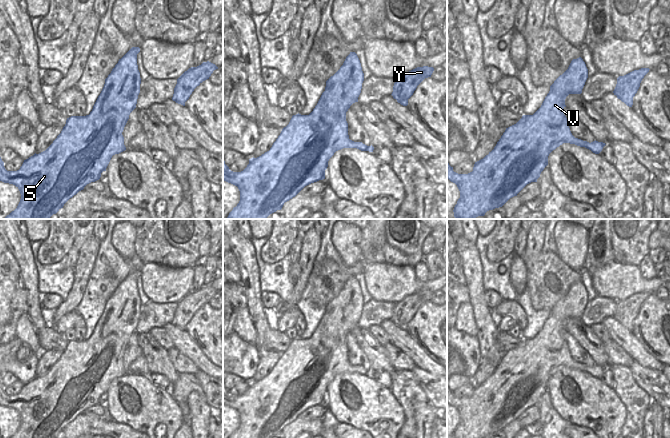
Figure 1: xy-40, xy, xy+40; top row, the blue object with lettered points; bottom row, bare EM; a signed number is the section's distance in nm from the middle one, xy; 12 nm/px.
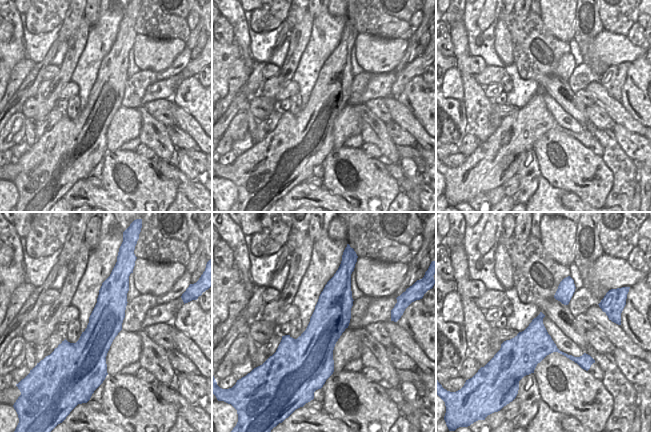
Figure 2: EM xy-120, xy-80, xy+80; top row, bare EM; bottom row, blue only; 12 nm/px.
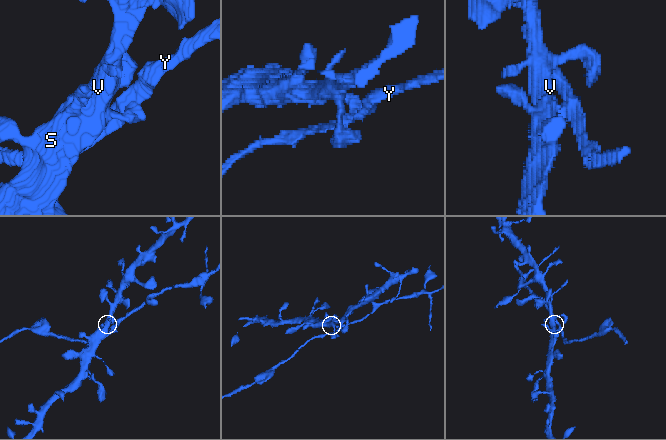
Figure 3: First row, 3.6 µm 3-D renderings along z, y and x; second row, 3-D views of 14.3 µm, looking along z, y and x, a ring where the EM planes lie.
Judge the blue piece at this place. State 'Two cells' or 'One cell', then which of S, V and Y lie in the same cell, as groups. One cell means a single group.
Two cells. Groups: S V / Y

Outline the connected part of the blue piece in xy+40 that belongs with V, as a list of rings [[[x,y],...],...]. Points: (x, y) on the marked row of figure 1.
[[[573,59],[568,69],[550,86],[541,107],[533,115],[523,115],[516,124],[506,128],[494,149],[475,162],[472,172],[458,174],[447,161],[447,178],[455,183],[460,191],[460,198],[453,210],[455,218],[475,219],[484,216],[489,210],[502,207],[527,184],[537,182],[548,165],[549,154],[563,143],[590,150],[583,140],[572,135],[564,115],[566,97],[569,94],[581,94],[587,78],[588,69],[583,59]]]

